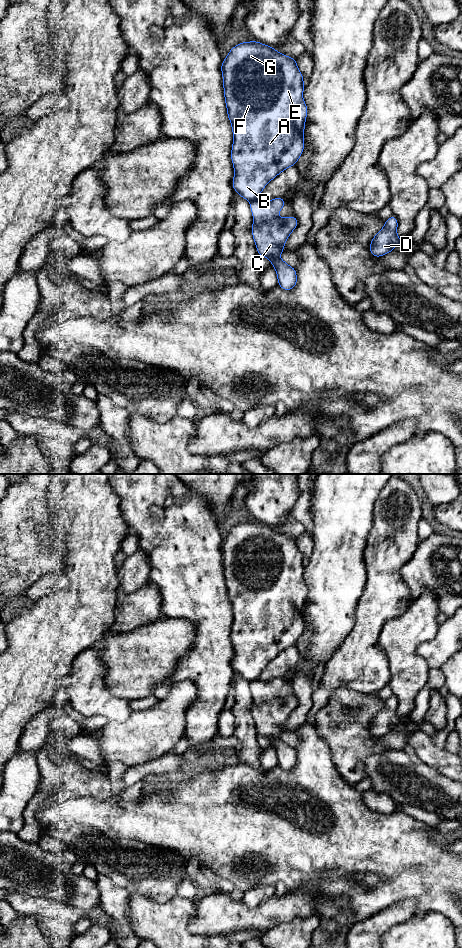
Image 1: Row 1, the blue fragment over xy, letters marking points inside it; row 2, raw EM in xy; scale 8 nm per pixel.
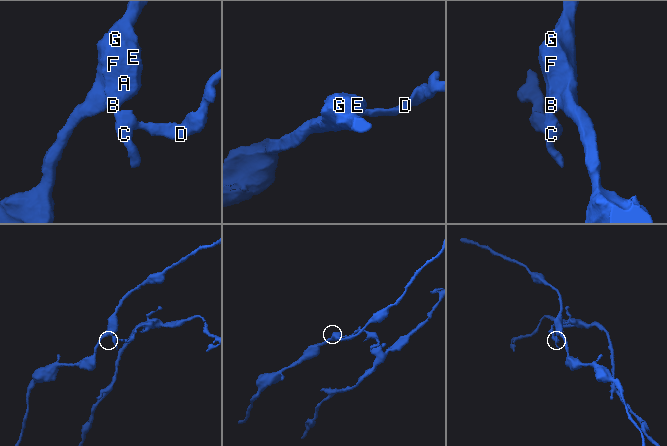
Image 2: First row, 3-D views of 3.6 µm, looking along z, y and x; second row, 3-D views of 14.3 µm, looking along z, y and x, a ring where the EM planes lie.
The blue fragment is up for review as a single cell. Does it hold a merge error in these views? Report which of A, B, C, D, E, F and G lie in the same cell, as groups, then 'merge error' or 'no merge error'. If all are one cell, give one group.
A B E F G / C D; merge error

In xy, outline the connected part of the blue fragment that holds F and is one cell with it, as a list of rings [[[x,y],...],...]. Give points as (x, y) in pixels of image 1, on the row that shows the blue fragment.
[[[258,41],[234,46],[221,64],[227,115],[233,131],[233,189],[250,202],[285,169],[296,165],[304,151],[308,108],[303,99],[304,77],[296,59]]]

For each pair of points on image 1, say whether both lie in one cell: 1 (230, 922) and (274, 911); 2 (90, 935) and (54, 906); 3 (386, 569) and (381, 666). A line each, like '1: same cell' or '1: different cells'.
1: same cell
2: different cells
3: same cell

